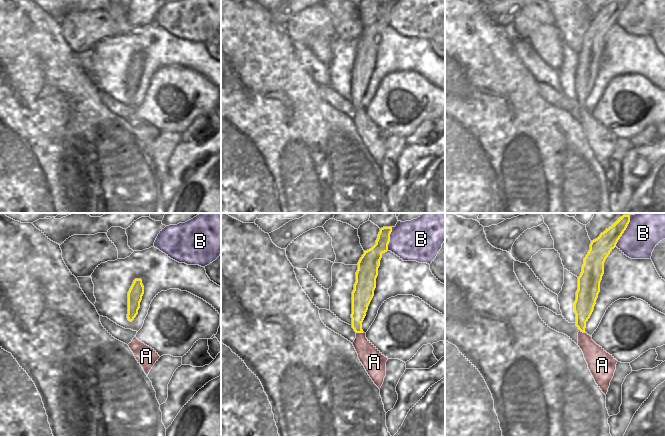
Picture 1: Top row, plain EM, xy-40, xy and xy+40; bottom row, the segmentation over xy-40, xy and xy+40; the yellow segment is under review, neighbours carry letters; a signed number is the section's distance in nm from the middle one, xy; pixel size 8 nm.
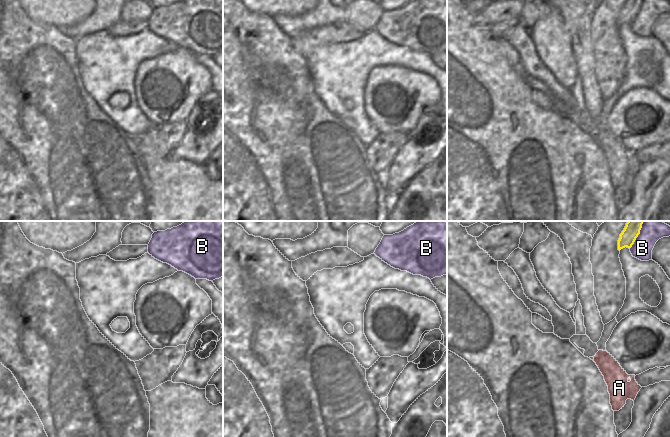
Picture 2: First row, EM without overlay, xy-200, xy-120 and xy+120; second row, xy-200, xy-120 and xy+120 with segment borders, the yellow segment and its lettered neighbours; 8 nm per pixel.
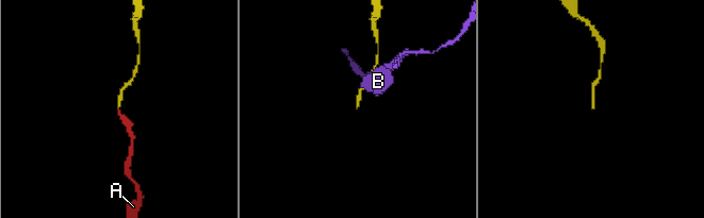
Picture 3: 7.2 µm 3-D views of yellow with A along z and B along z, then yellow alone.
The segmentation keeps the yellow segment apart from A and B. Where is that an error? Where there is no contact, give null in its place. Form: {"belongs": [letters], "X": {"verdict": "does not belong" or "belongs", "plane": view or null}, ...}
{"belongs": ["A"], "A": {"verdict": "belongs", "plane": "xy"}, "B": {"verdict": "does not belong", "plane": "xy"}}

